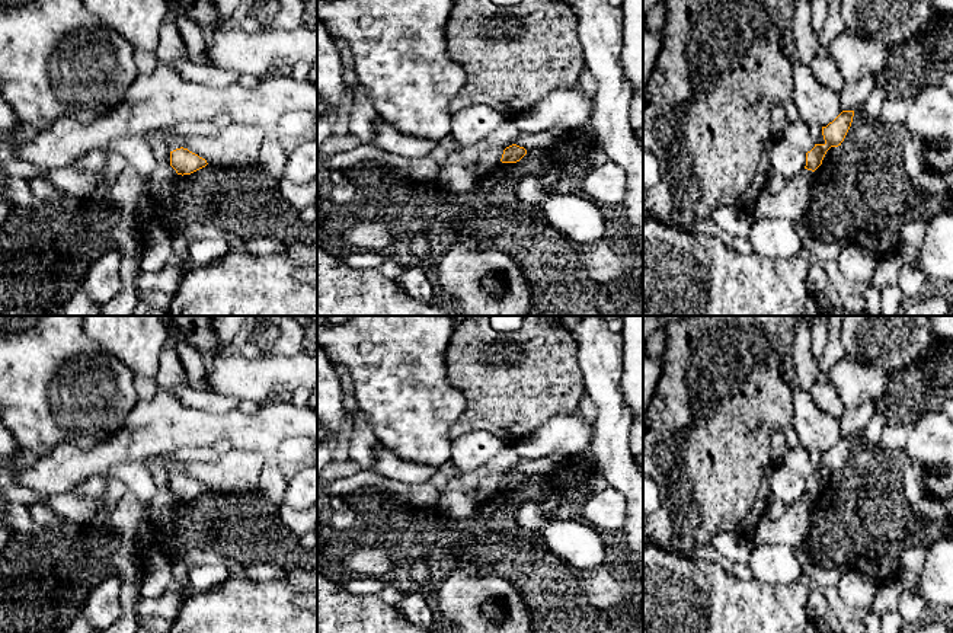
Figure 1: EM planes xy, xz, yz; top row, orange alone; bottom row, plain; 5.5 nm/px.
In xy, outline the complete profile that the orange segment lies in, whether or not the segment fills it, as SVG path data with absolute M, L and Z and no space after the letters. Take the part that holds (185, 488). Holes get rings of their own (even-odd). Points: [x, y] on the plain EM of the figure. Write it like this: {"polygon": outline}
{"polygon": "M176 474L170 477L170 492L176 496L178 501L191 501L208 489L205 485L198 480L189 477L188 474Z"}

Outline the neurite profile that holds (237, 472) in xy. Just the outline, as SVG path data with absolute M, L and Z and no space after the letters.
M231 448L215 463L173 461L167 463L169 477L188 474L205 485L208 490L246 492L256 490L263 473L263 458L259 454Z

